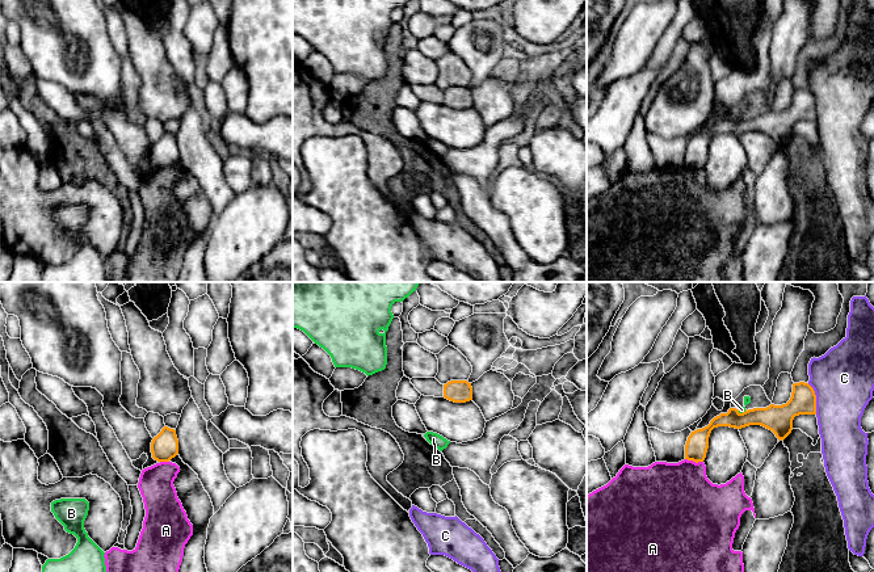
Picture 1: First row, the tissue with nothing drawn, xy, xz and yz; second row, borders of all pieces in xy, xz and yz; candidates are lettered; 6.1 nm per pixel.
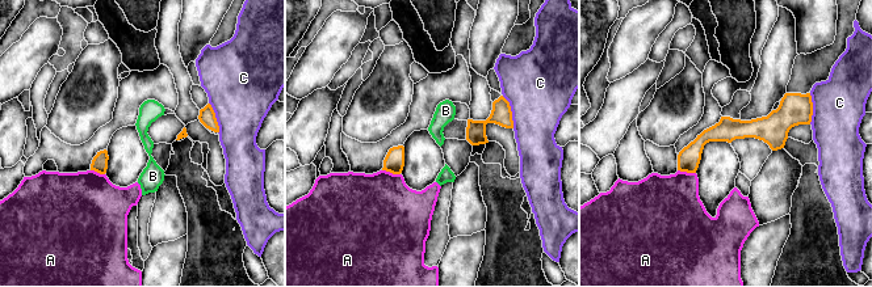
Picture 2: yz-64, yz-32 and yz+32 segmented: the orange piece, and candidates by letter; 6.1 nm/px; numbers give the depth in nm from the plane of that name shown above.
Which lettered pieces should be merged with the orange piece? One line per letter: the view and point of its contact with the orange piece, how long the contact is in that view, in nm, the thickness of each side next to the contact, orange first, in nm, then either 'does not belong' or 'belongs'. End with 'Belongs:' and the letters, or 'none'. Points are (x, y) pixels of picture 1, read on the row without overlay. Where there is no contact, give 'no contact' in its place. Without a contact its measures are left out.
A: meets orange in yz at (694, 167); contact 110 nm long; 140 nm thick on the orange side, 440 nm on the other; does not belong
B: meets orange in yz at (743, 118); contact 60 nm long; 170 nm thick on the orange side, 30 nm on the other; does not belong
C: meets orange in yz at (815, 105); contact 200 nm long; 160 nm thick on the orange side, 380 nm on the other; does not belong
Belongs: none

